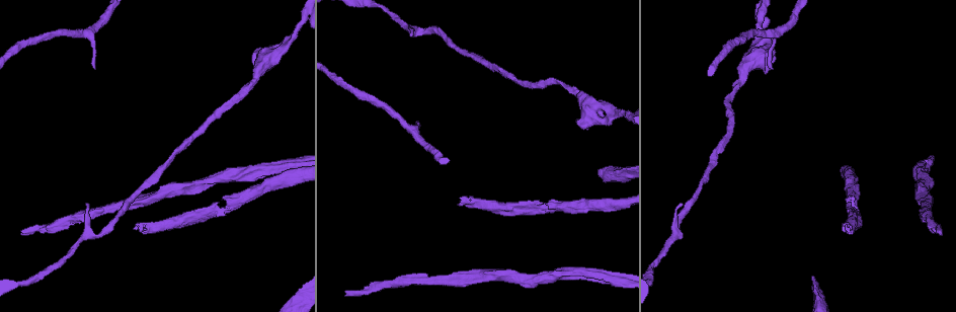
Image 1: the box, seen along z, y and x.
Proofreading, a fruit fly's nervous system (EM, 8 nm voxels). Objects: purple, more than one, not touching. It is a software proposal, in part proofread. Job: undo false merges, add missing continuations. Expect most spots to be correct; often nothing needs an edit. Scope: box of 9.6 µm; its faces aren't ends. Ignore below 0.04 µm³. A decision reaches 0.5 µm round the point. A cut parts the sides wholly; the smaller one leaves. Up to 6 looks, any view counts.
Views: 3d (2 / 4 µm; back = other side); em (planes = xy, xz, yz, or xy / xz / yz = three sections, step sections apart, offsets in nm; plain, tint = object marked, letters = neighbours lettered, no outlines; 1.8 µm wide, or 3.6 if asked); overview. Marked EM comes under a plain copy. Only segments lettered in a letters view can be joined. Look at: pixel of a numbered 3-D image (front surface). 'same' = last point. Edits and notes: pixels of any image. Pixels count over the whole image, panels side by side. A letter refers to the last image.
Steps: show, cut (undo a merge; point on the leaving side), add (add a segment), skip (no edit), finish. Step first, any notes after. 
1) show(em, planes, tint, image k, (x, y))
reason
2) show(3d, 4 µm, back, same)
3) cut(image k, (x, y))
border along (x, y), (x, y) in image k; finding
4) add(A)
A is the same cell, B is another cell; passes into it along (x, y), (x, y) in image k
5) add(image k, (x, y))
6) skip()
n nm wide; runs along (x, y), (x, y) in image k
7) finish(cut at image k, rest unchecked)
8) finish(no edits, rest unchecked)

show(3d, 4 µm, image 1, (410, 33))
tapers out

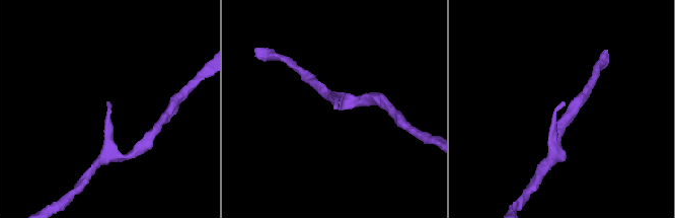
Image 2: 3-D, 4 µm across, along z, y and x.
show(em, planes, letters, image 2, (334, 109))
need the tissue

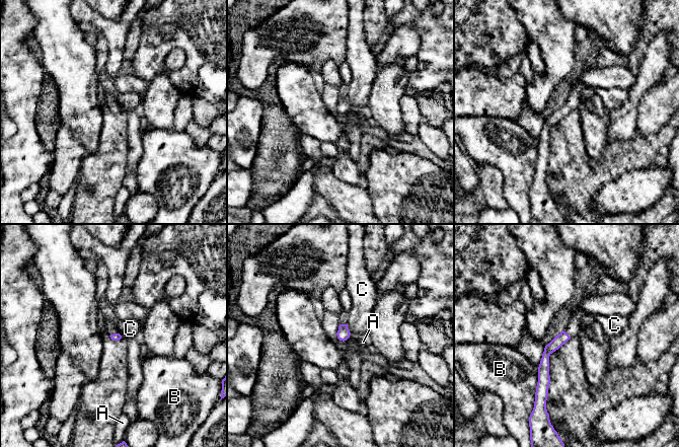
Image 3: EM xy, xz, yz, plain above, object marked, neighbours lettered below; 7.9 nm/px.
skip()
A, B and C are other cells; border along (347, 323), (350, 337) in image 3; no lettered segment goes on from it

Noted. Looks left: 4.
show(em, planes, letters, image 1, (941, 234))
long arm stops here

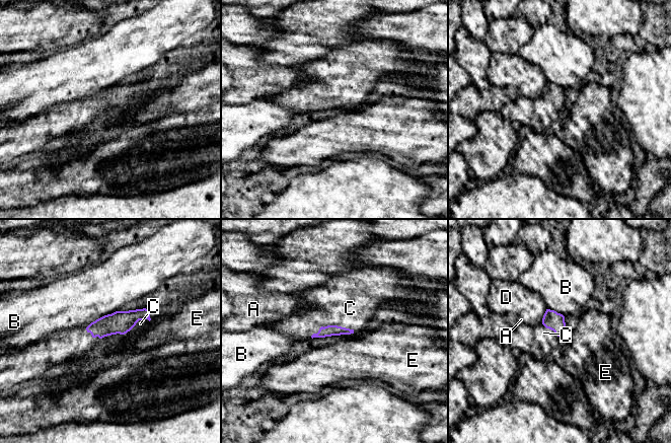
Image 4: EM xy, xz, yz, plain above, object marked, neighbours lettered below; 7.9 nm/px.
add(C)
C is the same cell, A, B, D and E are other cells; passes into it along (328, 330), (331, 325), (350, 308) in image 4; it goes on there

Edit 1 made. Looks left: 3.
show(em, planes, letters, image 1, (459, 205))
free end

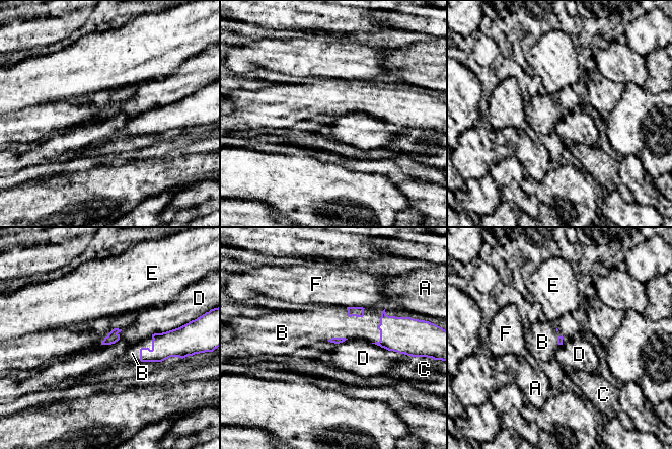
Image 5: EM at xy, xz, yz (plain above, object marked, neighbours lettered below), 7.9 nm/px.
add(B)
B is the same cell, A, C, D, E and F are other cells; passes into it along (406, 335), (377, 328), (365, 327) in image 5; it goes on there

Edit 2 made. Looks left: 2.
finish(add at image 4, add at image 5, rest unchecked)

